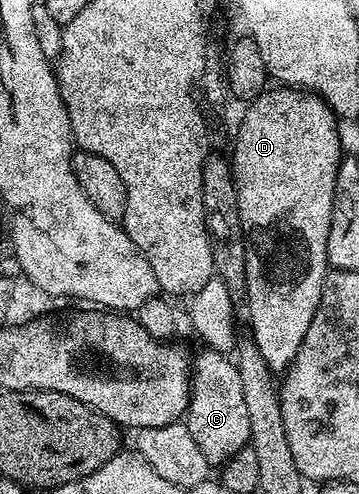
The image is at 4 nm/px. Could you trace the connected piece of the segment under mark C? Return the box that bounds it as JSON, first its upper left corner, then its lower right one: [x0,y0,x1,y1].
[184,347,250,468]

